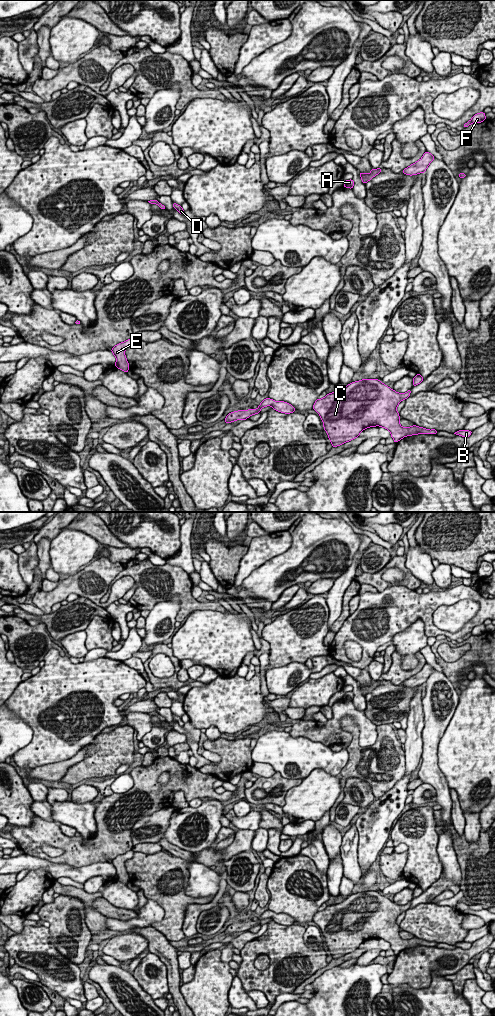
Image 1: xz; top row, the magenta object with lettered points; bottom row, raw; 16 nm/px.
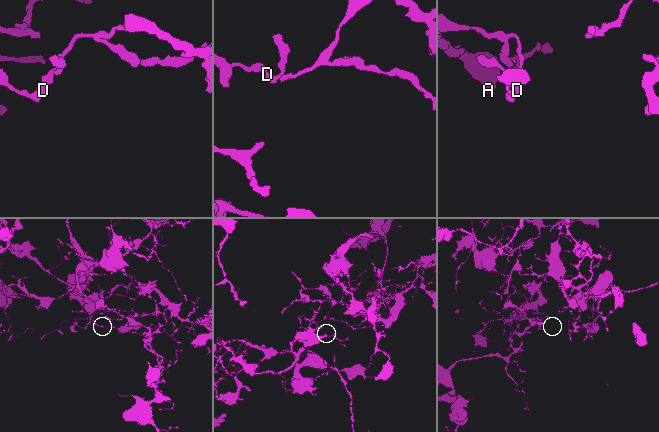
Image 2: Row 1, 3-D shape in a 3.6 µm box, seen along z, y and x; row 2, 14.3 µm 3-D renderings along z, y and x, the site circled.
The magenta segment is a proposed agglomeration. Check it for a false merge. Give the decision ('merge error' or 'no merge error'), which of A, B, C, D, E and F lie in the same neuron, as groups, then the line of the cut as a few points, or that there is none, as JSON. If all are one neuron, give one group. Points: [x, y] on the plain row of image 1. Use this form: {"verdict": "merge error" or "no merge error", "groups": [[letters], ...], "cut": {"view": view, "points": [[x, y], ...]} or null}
{"verdict": "no merge error", "groups": [["A", "B", "C", "D", "E", "F"]], "cut": null}

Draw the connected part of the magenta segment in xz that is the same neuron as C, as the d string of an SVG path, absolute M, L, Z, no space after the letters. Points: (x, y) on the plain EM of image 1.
M363 891L317 911L313 921L320 927L333 959L351 953L364 941L375 938L389 942L395 955L406 948L436 946L435 941L400 937L397 918L410 905L411 901L398 905L378 891Z

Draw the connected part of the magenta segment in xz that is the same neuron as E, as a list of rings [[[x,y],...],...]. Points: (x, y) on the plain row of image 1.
[[[130,850],[130,851],[126,852],[125,854],[117,856],[116,858],[114,858],[111,861],[112,866],[114,866],[116,869],[115,878],[118,881],[121,881],[126,885],[129,882],[129,875],[128,875],[126,868],[125,868],[125,862],[128,859],[131,859],[133,857],[134,853],[135,852],[133,850]]]

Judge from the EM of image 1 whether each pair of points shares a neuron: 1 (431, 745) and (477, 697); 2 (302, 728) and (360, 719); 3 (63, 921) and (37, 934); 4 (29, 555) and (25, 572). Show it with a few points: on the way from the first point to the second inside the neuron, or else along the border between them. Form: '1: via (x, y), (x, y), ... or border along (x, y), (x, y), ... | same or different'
1: border along (455, 707), (454, 714), (439, 742), (437, 751) | different
2: via (316, 730), (325, 730), (343, 712), (346, 712) | same
3: border along (48, 928), (49, 934), (53, 938) | different
4: via (27, 559), (26, 568) | same

